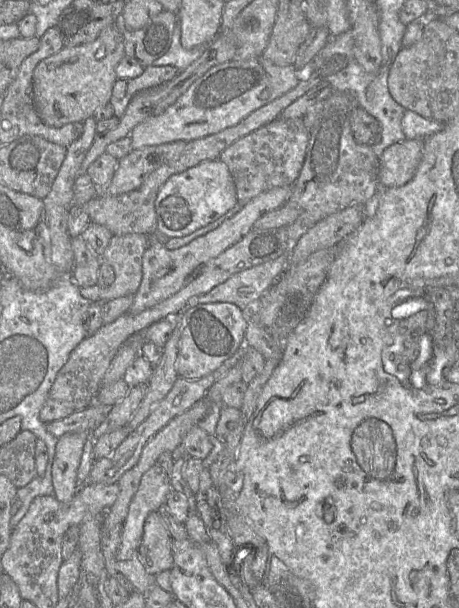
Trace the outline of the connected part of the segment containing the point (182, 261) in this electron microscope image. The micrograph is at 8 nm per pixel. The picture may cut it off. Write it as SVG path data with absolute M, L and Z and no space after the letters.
M292 186L275 187L267 190L252 199L238 213L225 220L216 229L175 250L167 249L162 243L156 241L155 237L150 237L150 245L142 258L142 281L139 289L133 295L133 304L128 313L139 314L180 291L196 279L205 270L209 262L245 237L263 214L285 205L291 194Z

